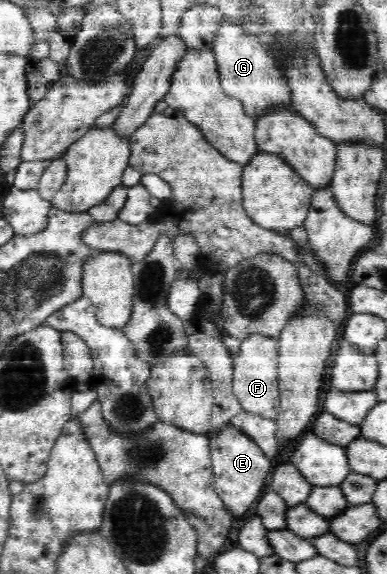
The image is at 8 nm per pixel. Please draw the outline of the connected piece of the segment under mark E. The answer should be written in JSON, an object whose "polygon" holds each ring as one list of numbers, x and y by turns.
{"polygon":[[231,423,224,425,218,433,214,433,209,438,211,449,211,460,214,472,214,487,219,498,226,506,228,514,234,517,246,515,254,503,260,499,264,483,268,473,271,473,272,463,269,458,257,445,253,439,244,435]]}

